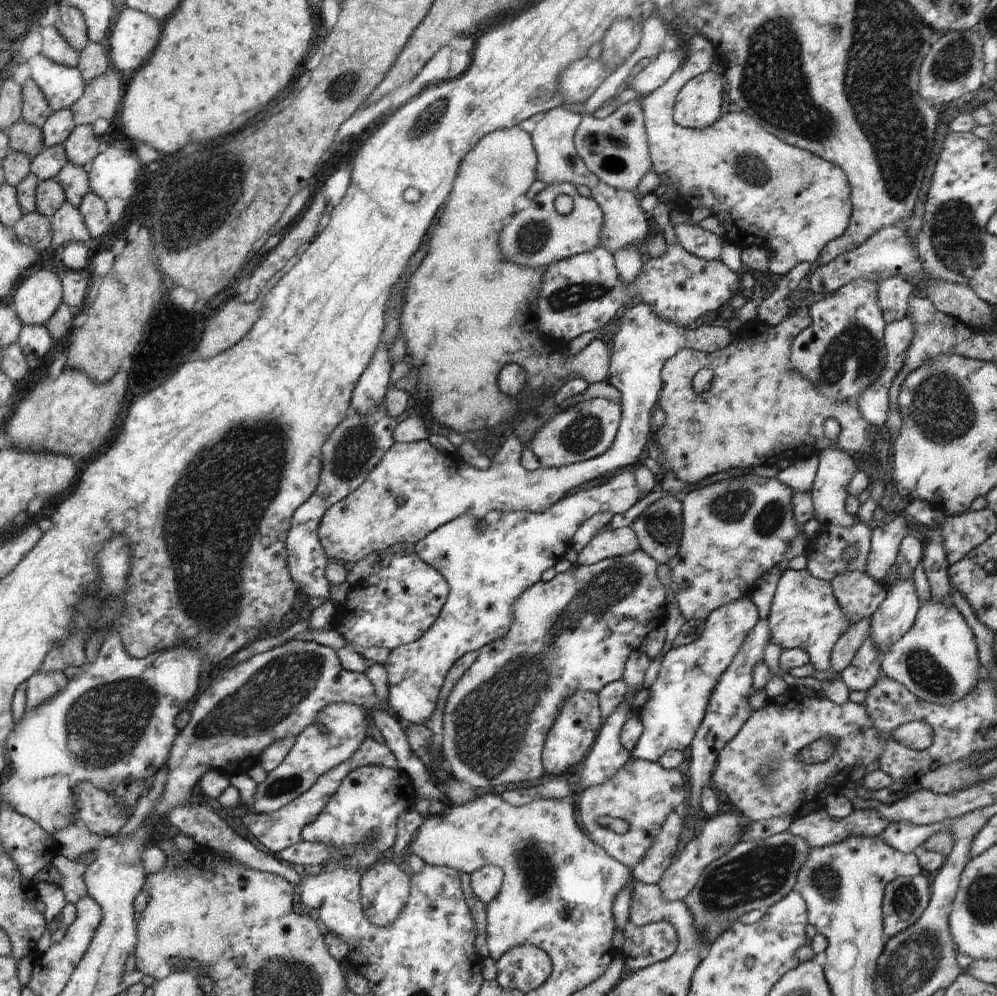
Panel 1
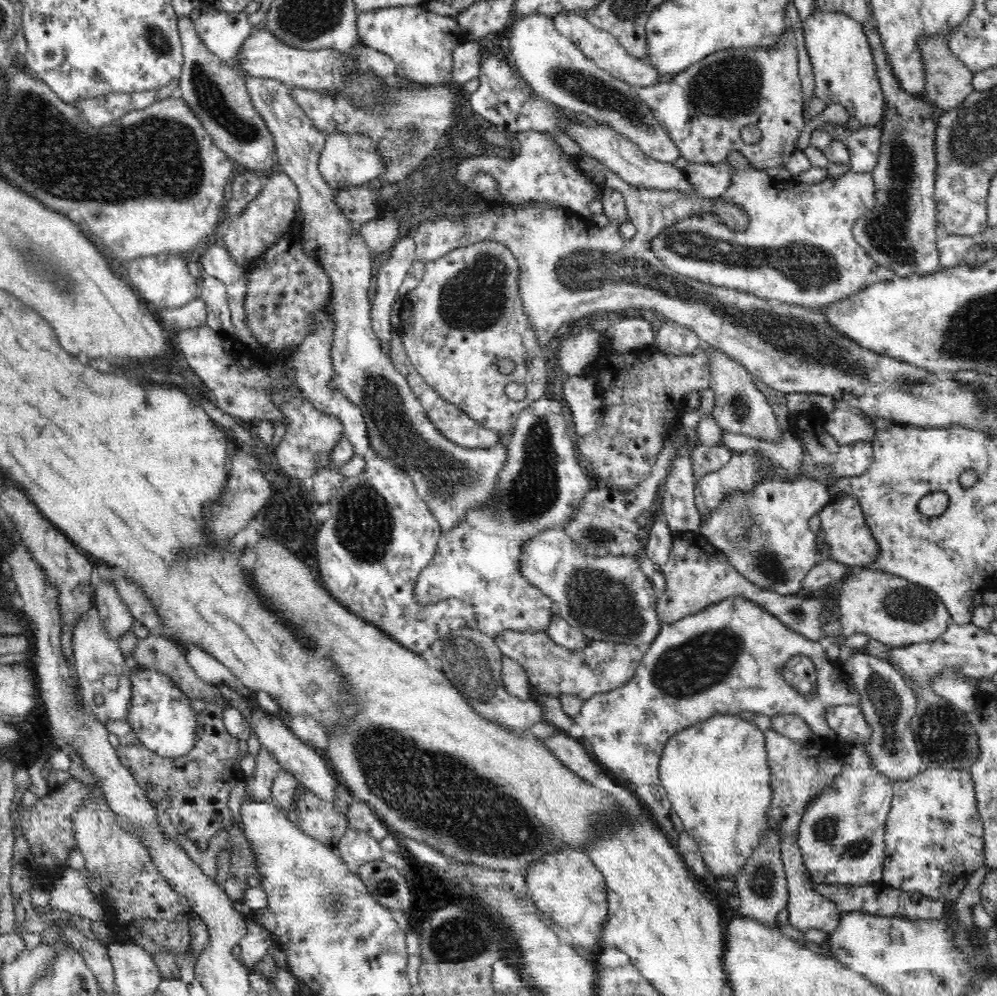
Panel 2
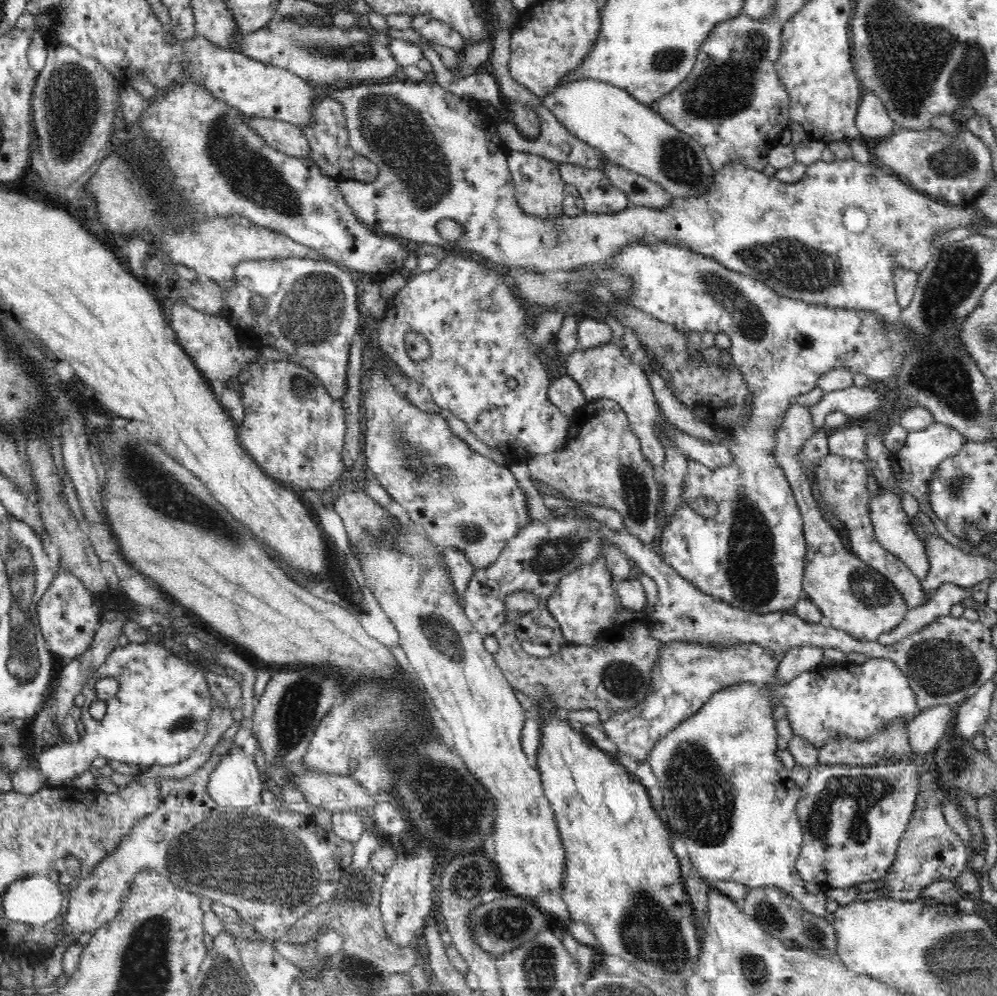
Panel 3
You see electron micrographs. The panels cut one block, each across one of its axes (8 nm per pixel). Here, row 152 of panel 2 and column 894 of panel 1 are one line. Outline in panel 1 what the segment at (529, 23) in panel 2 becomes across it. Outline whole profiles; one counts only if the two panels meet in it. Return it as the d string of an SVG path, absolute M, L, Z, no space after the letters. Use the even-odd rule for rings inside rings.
M929 601L918 609L912 628L880 658L881 672L905 686L916 698L951 705L975 690L979 682L978 649L972 630L955 606Z

